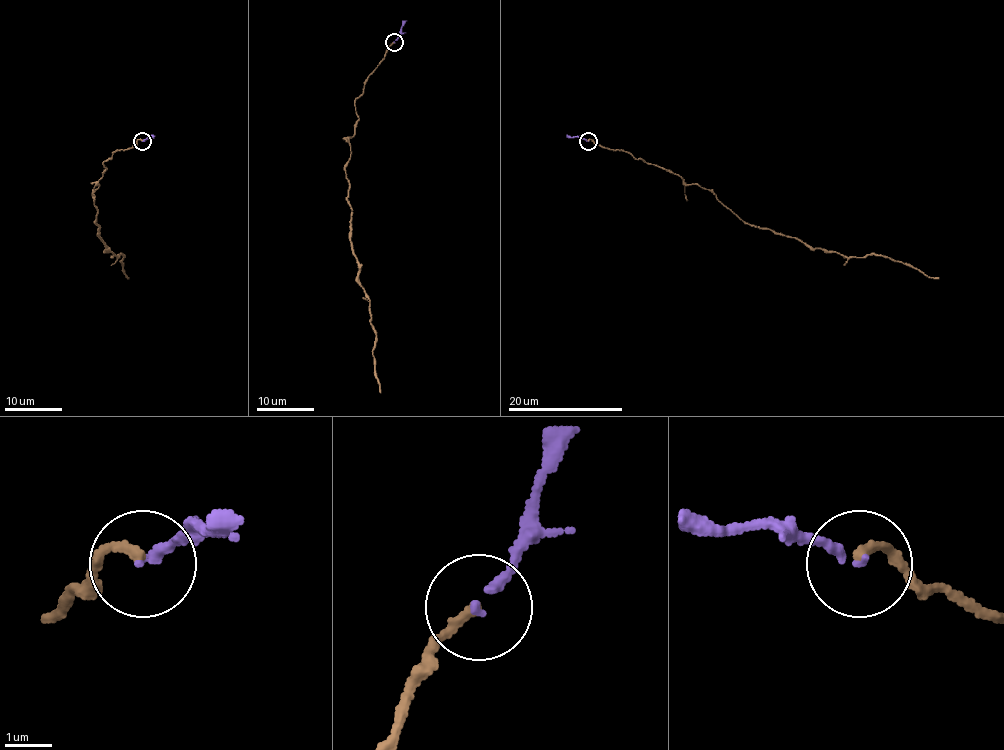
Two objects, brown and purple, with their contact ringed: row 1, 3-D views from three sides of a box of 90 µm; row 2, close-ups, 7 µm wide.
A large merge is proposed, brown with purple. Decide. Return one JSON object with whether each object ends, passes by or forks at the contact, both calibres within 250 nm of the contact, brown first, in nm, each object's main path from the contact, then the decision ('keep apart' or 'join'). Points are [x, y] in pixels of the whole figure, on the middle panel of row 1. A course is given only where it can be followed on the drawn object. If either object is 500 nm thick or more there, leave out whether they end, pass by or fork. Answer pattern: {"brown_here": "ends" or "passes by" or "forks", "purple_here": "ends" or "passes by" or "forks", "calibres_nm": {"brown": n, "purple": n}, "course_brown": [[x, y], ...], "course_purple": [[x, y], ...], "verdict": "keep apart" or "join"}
{"brown_here": "ends", "purple_here": "ends", "calibres_nm": {"brown": 220, "purple": 180}, "course_brown": [[395, 42], [354, 101], [359, 121], [349, 140], [344, 173], [352, 251], [369, 300], [380, 393]], "course_purple": [[395, 42], [406, 21]], "verdict": "join"}

